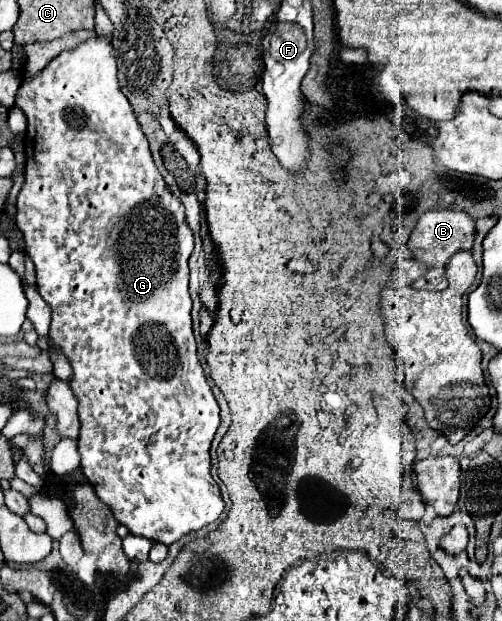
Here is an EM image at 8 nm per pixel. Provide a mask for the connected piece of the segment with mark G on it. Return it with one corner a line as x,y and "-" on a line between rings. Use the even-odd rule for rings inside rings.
102,34
78,44
76,48
60,52
48,68
36,72
36,76
26,78
16,92
16,106
28,118
26,130
26,182
18,194
18,216
16,224
24,234
26,254
36,266
36,286
44,302
52,308
50,322
50,340
64,352
68,358
74,378
70,388
78,398
78,416
80,416
80,436
78,452
82,456
82,472
92,482
98,498
110,506
112,514
120,524
126,524
132,534
144,536
152,542
162,542
170,546
172,542
198,532
208,524
216,522
224,510
224,500
216,480
210,476
210,442
216,434
216,400
202,372
196,340
192,334
192,300
188,294
188,258
192,254
192,230
184,216
184,206
176,198
158,172
154,158
148,148
148,140
128,104
128,98
122,94
118,84
118,66
112,54
112,44

